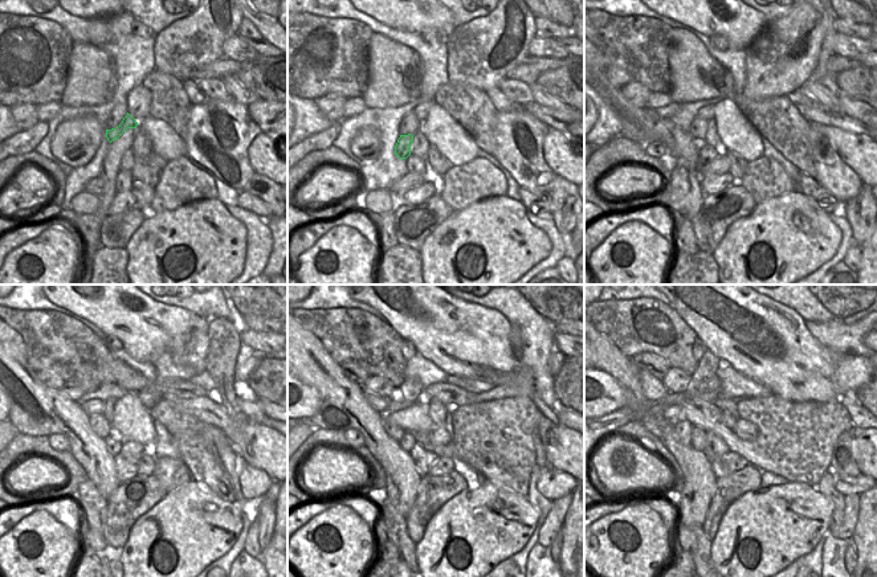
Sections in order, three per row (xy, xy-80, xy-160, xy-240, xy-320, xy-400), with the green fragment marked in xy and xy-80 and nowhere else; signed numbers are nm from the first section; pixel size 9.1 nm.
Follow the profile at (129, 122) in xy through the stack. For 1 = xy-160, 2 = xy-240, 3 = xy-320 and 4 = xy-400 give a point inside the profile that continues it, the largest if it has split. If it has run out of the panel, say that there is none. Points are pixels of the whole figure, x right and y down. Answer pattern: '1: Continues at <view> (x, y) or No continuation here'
1: Continues at xy-160 (685, 193)
2: Continues at xy-240 (93, 504)
3: Continues at xy-320 (396, 528)
4: Continues at xy-400 (693, 540)

